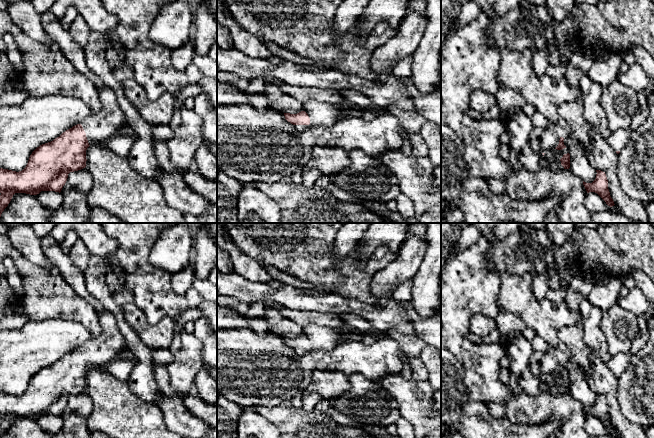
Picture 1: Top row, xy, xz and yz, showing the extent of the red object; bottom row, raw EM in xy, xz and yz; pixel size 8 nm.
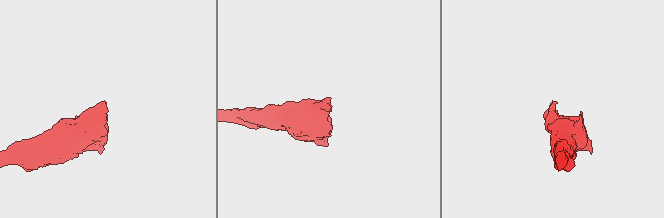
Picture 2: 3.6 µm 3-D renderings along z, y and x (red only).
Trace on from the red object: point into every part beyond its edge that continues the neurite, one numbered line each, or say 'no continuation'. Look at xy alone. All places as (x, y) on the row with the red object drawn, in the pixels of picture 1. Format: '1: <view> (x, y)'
1: xy (108, 122)

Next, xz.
1: xz (321, 114)

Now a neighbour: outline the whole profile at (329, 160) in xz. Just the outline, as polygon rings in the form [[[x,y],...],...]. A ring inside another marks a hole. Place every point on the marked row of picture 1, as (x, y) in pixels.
[[[315,146],[310,161],[290,177],[297,187],[302,187],[302,172],[307,168],[318,169],[323,175],[329,176],[345,171],[349,165],[350,158],[346,150],[339,147]]]

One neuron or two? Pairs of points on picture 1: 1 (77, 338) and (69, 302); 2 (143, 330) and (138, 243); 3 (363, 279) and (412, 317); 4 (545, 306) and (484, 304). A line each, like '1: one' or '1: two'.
1: two
2: two
3: two
4: two

